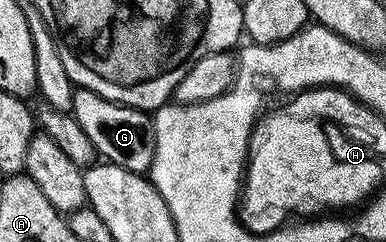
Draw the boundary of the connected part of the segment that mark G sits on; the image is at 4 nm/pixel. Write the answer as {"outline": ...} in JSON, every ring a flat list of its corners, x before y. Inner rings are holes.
{"outline":[[79,88,73,96,70,113,77,124,81,124,85,136,93,140,95,153,100,159,134,174,146,175,150,171,155,155,155,128,152,119,144,111,122,106,119,102,110,102,97,92]]}

